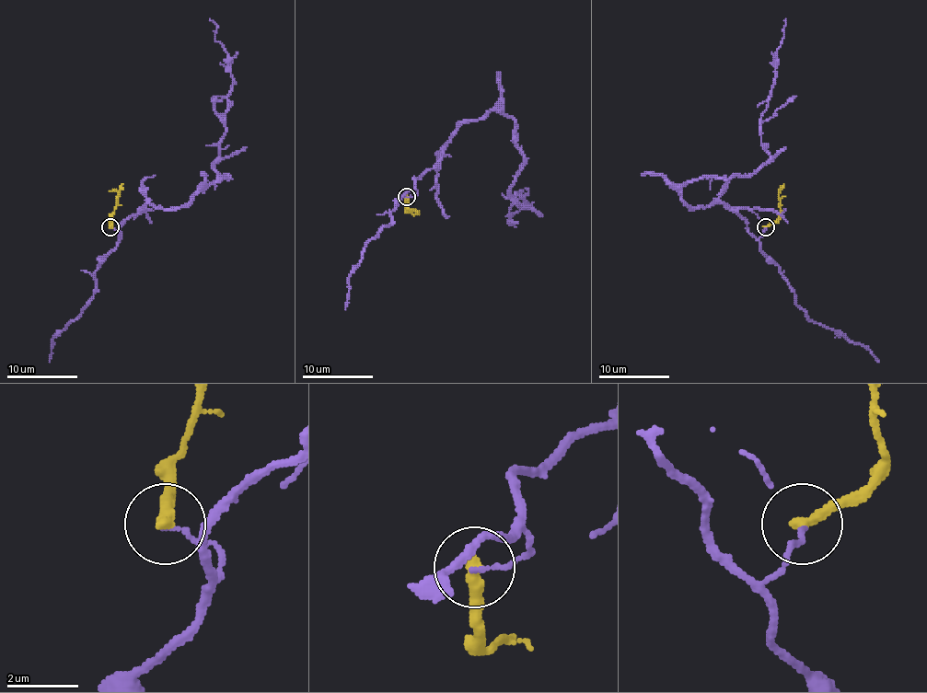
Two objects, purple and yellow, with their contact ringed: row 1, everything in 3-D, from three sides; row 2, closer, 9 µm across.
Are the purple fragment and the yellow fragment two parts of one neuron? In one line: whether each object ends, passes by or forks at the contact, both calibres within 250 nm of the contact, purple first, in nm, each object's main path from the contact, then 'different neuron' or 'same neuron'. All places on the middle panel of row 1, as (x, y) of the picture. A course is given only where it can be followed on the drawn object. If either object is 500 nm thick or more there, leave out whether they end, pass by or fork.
purple ends | yellow ends | 110/360 nm | purple via (407, 197), (463, 121), (500, 110), (514, 121), (523, 156), (514, 200), (521, 191), (528, 203), (505, 216) | yellow via (407, 197), (407, 209), (411, 213), (413, 209), (419, 214) | different neuron

